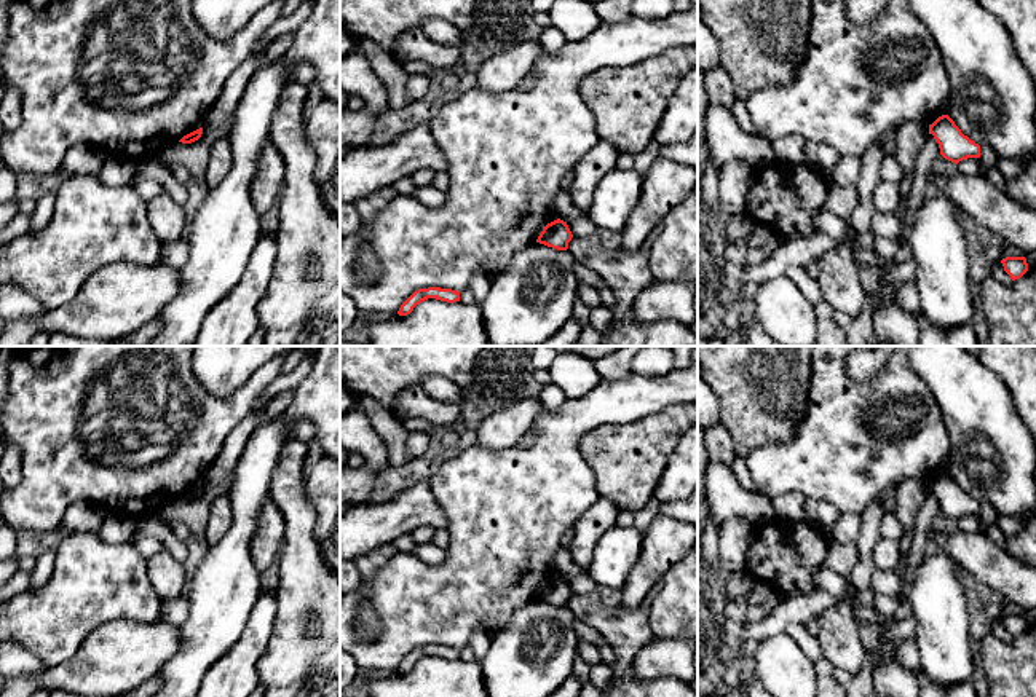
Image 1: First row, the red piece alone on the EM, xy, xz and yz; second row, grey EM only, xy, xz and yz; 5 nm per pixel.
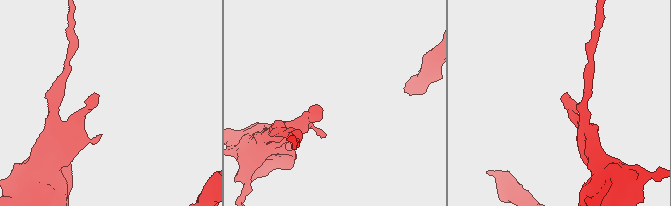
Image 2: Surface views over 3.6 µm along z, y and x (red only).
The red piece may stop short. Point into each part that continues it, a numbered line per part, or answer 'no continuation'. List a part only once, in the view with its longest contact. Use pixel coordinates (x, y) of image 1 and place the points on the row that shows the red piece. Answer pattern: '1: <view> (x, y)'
no continuation

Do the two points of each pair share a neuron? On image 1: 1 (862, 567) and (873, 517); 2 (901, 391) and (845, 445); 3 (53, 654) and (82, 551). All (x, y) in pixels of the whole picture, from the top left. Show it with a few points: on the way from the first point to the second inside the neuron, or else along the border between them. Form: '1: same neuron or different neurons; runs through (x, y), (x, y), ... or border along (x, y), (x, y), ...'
1: same neuron; runs through (865, 554), (870, 530)
2: same neuron; runs through (885, 401), (859, 423), (859, 429)
3: same neuron; runs through (53, 629), (53, 624), (82, 594), (82, 576)

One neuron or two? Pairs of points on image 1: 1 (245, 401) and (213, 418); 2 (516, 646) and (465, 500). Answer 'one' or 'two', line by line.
1: one
2: two

